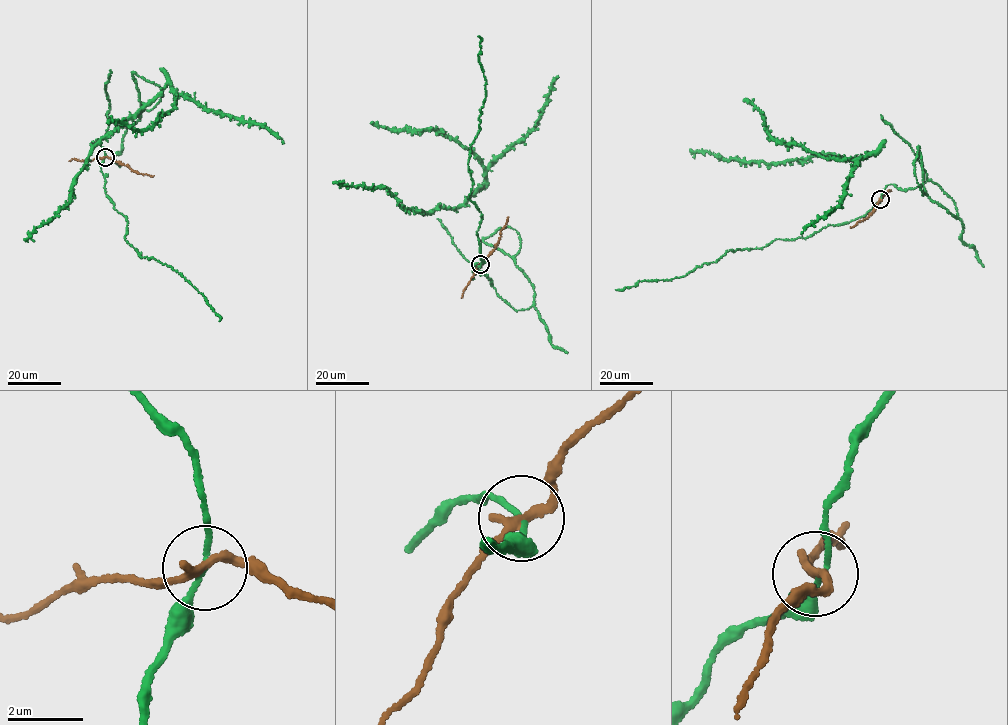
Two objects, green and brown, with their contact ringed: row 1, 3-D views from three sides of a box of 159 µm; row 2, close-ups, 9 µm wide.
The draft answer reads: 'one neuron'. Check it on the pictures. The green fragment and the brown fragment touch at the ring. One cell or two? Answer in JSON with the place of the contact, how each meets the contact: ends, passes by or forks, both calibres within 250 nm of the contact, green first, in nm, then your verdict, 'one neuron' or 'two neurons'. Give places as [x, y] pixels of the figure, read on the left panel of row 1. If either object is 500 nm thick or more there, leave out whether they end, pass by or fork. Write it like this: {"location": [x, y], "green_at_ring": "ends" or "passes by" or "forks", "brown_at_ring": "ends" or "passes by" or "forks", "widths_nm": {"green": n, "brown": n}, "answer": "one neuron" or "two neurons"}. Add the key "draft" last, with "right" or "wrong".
{"location": [105, 157], "green_at_ring": "passes by", "brown_at_ring": "passes by", "widths_nm": {"green": 120, "brown": 240}, "answer": "two neurons", "draft": "wrong"}

